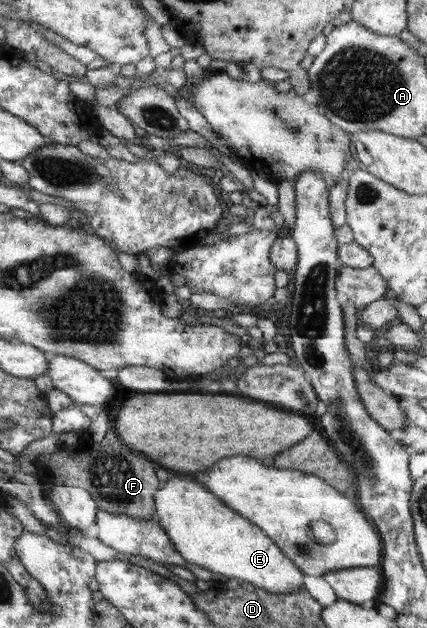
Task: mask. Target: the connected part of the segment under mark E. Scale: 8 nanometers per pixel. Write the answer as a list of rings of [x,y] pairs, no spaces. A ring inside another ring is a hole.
[[[176,476],[174,480],[160,487],[154,498],[157,506],[156,520],[166,529],[178,552],[189,563],[205,568],[214,575],[237,578],[239,582],[249,582],[274,594],[294,594],[303,588],[305,572],[284,554],[274,539],[248,518],[230,509],[222,499],[210,493],[200,482],[194,482],[186,476]]]

